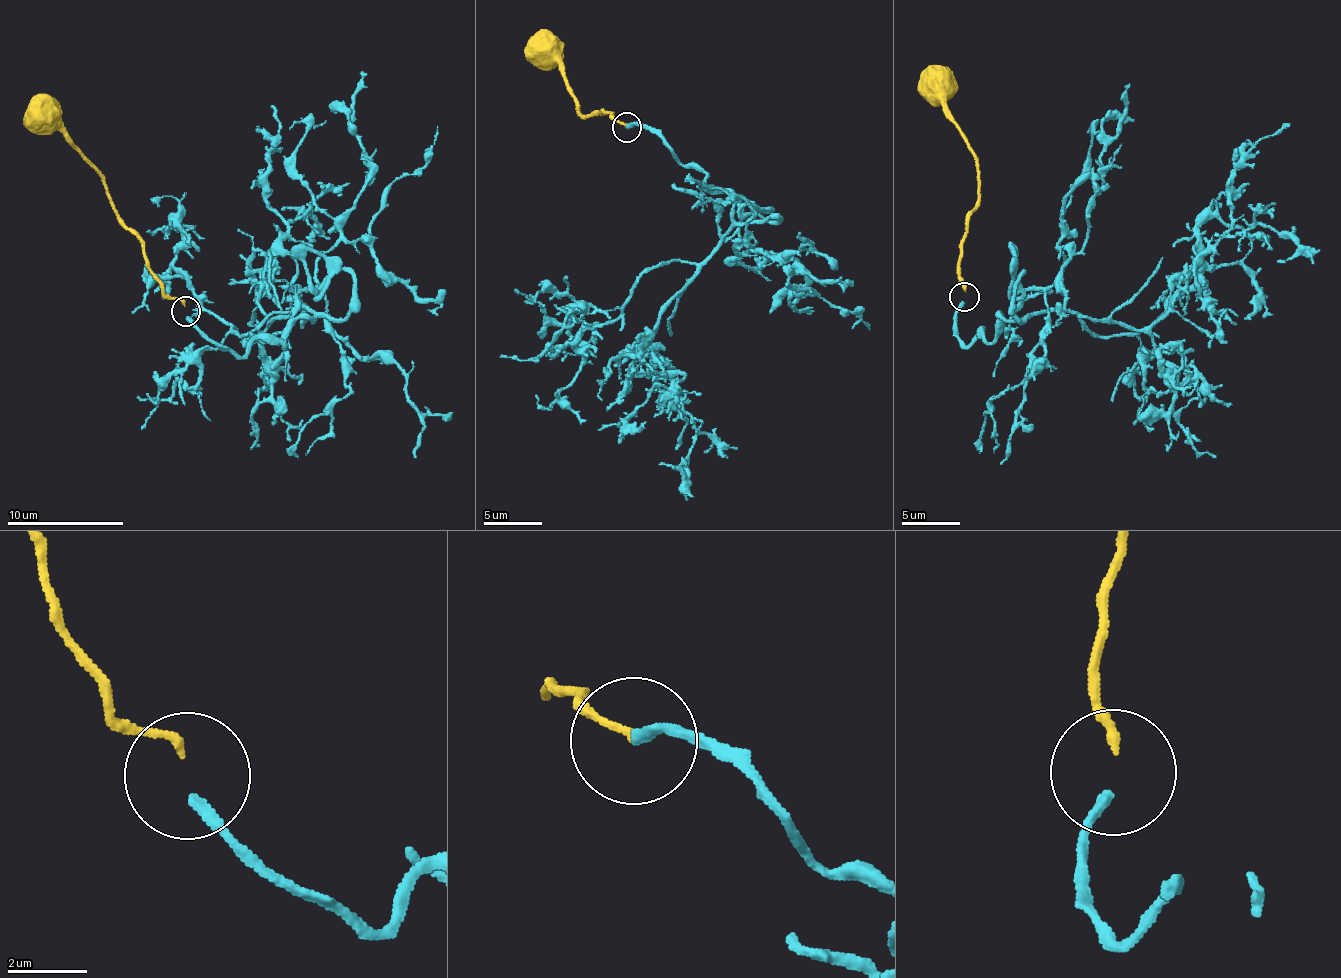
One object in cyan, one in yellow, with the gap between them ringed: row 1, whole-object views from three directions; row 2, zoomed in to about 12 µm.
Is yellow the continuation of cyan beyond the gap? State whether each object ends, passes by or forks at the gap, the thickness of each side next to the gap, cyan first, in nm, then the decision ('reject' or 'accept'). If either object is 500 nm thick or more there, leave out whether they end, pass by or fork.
cyan ends | yellow ends | 280/200 nm | reject

